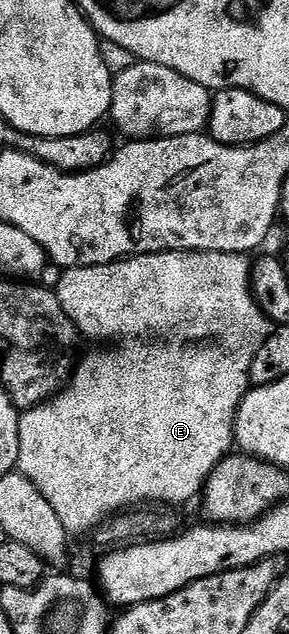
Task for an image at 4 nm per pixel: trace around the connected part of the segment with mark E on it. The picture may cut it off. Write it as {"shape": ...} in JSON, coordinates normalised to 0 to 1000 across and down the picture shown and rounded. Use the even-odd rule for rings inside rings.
{"shape":[[[554,397],[457,405],[439,421],[446,454],[304,454],[294,448],[315,446],[325,435],[308,426],[225,426],[208,431],[211,443],[190,450],[201,476],[253,505],[270,525],[291,535],[298,530],[308,536],[339,536],[363,543],[363,550],[353,555],[322,555],[298,565],[294,576],[263,582],[246,604],[221,617],[152,637],[73,650],[59,738],[76,751],[90,751],[121,765],[135,779],[149,779],[163,792],[176,792],[176,804],[204,811],[204,823],[218,823],[228,839],[242,842],[308,838],[318,841],[381,817],[464,798],[630,798],[626,795],[675,787],[678,782],[685,787],[699,781],[709,759],[751,740],[751,730],[810,711],[820,648],[830,647],[848,623],[869,617],[862,591],[882,587],[882,576],[917,547],[917,538],[938,528],[938,506],[903,492],[875,464],[875,424],[858,402],[827,397]],[[419,744],[474,746],[450,763],[433,763],[433,751]]]}

